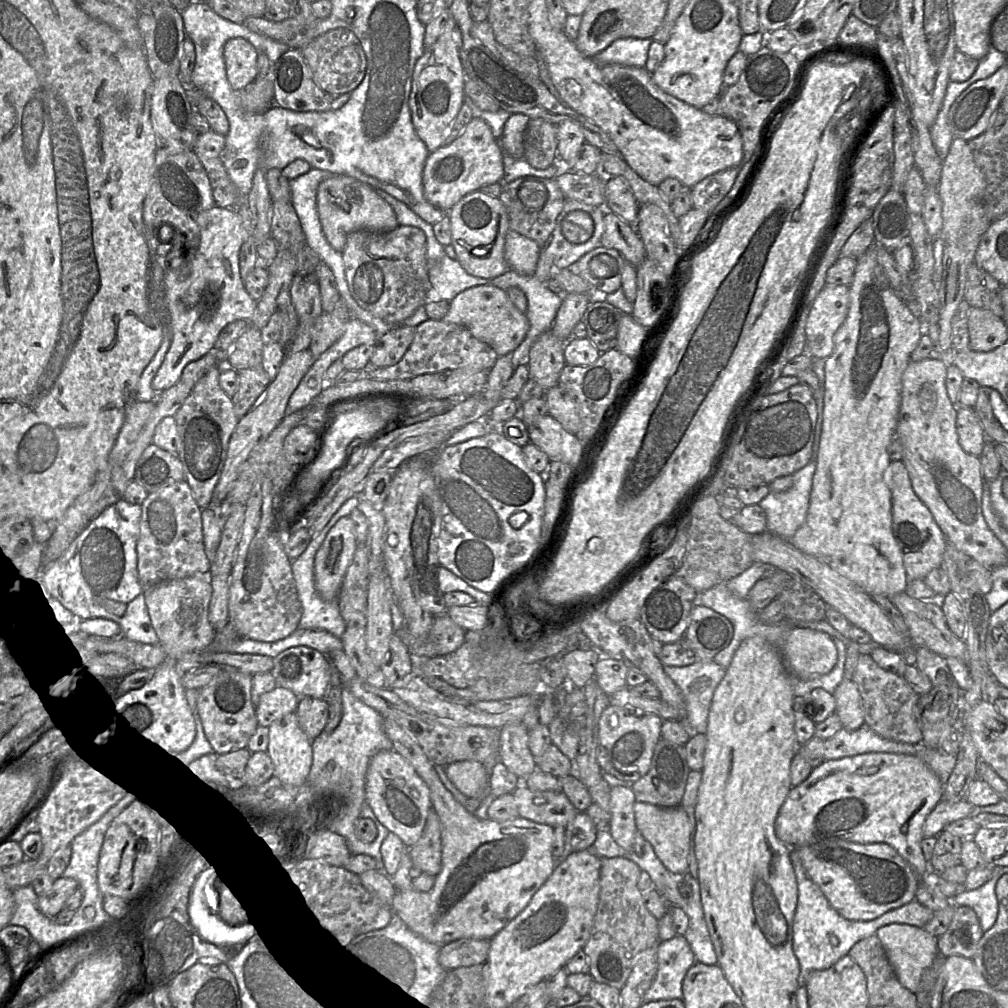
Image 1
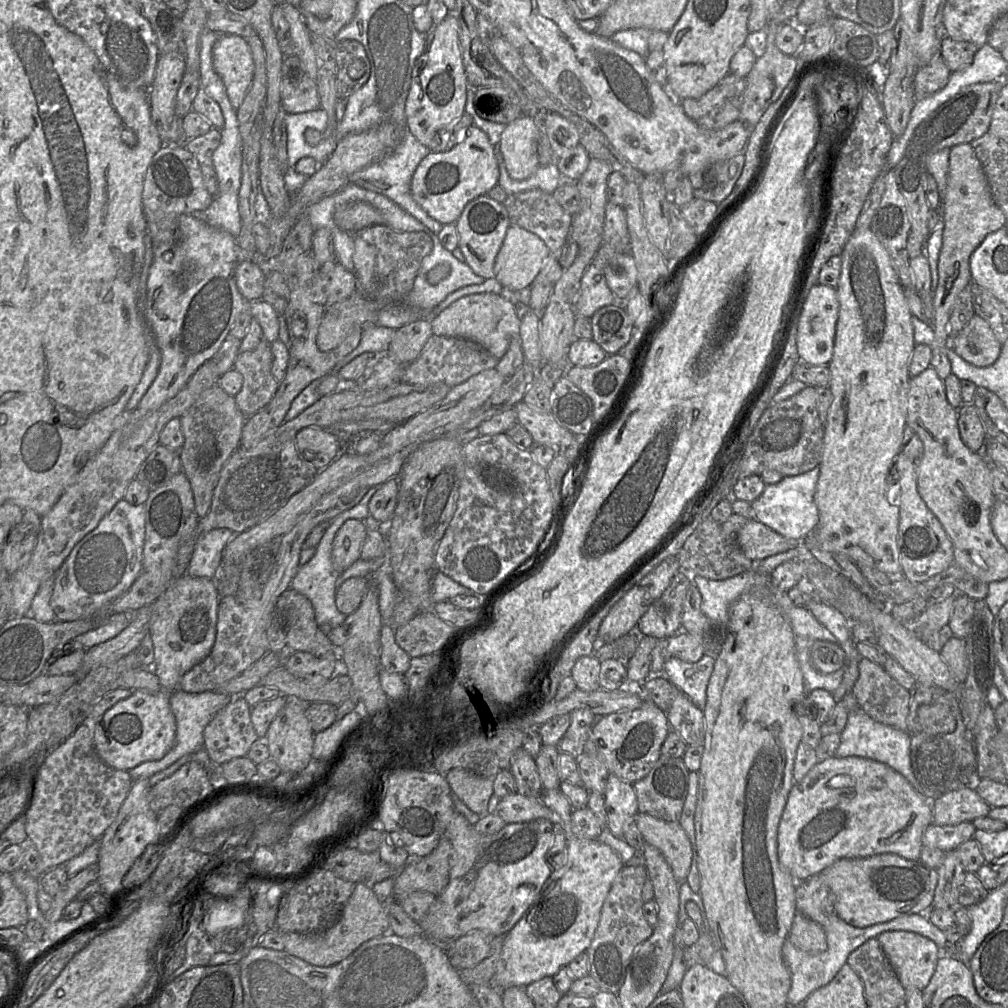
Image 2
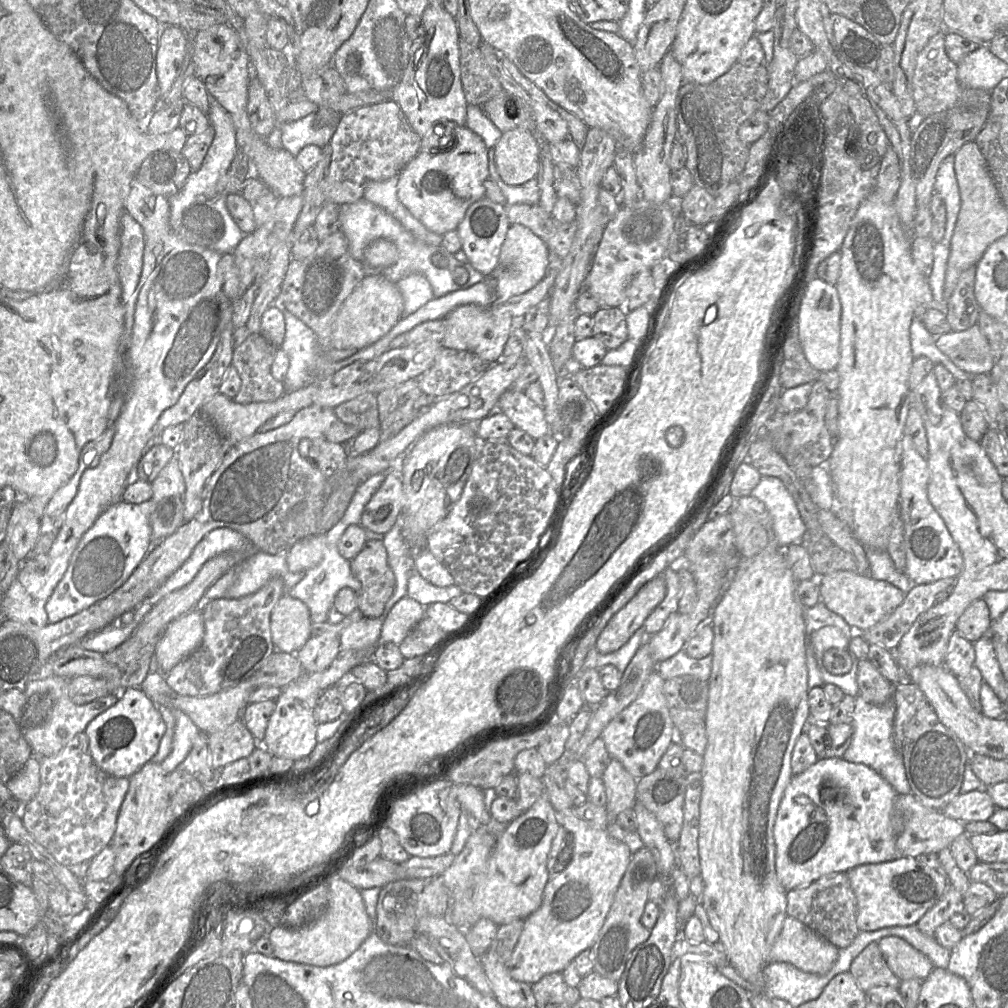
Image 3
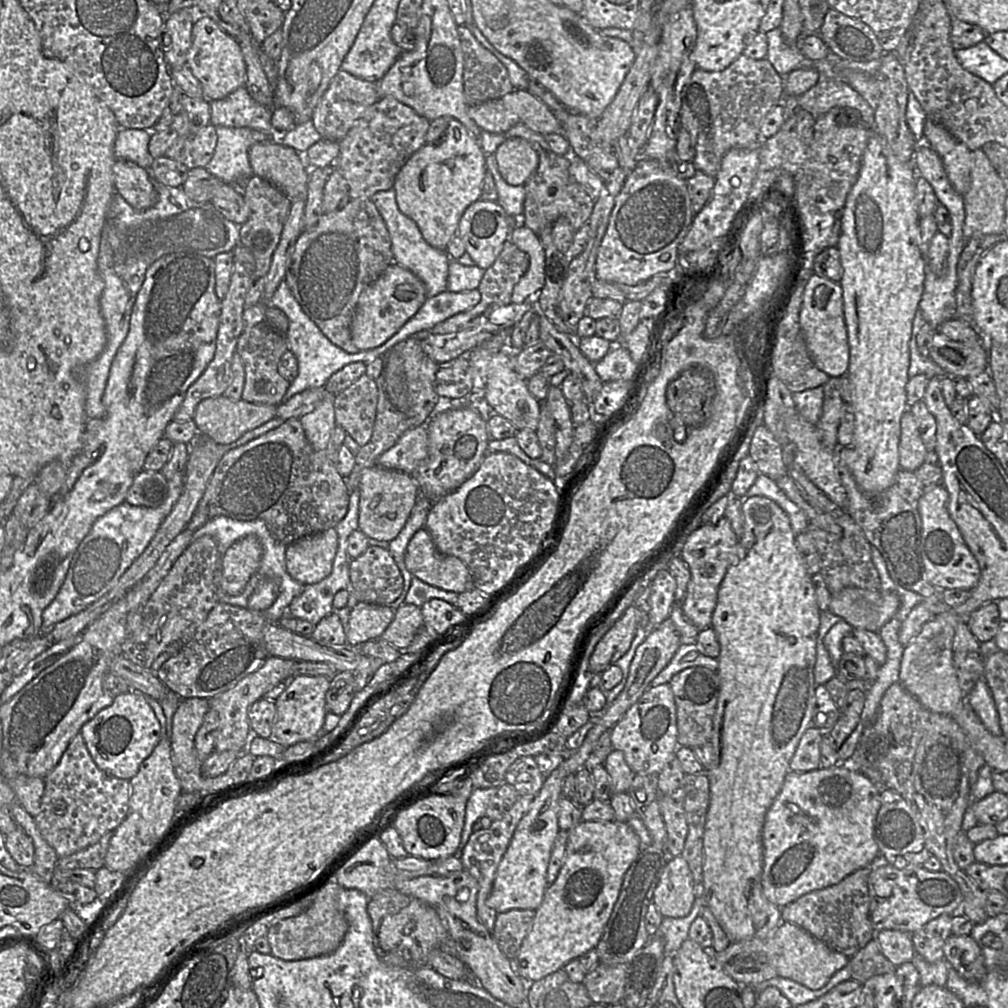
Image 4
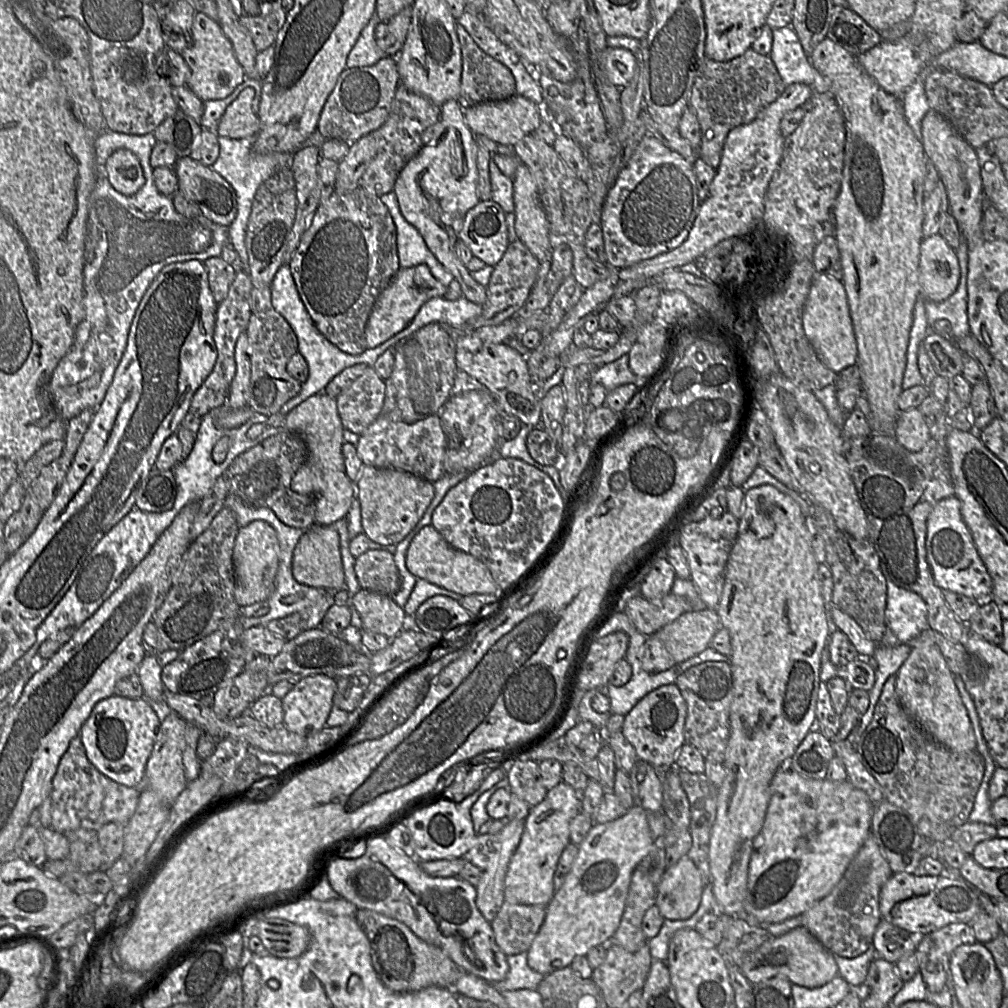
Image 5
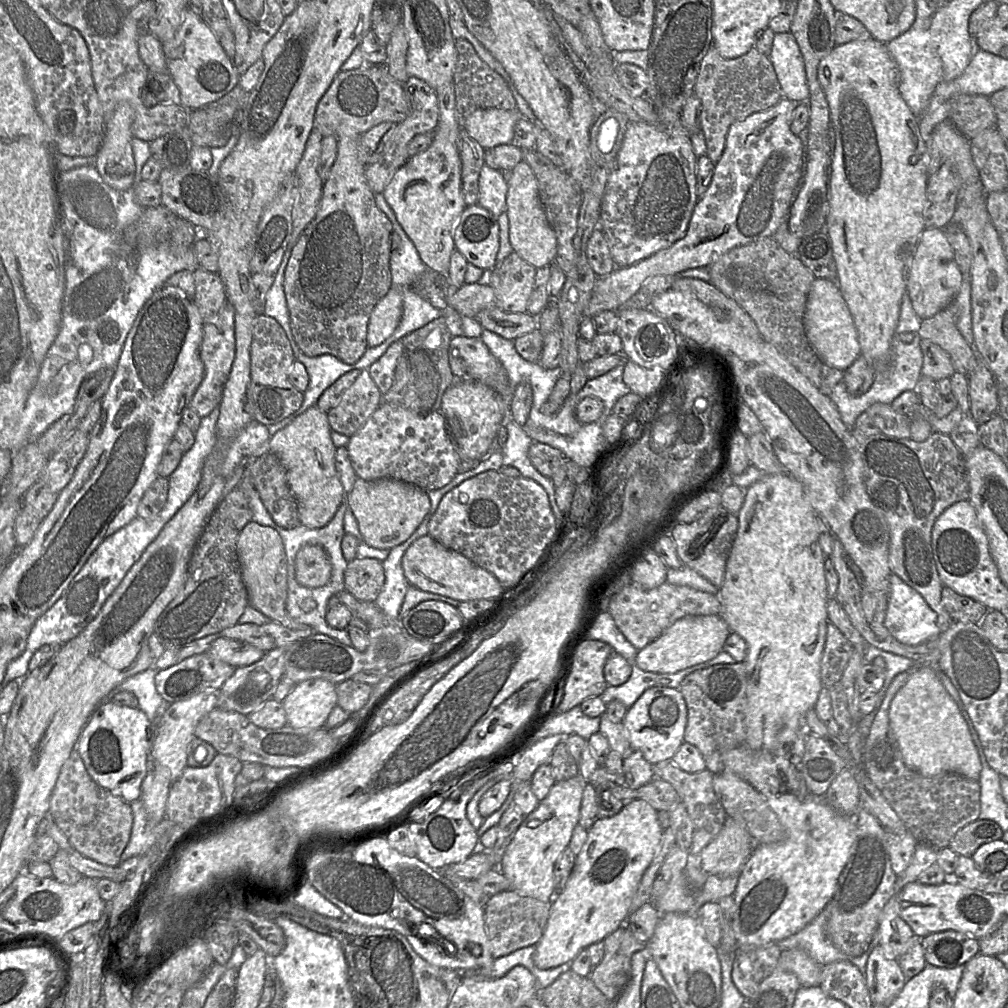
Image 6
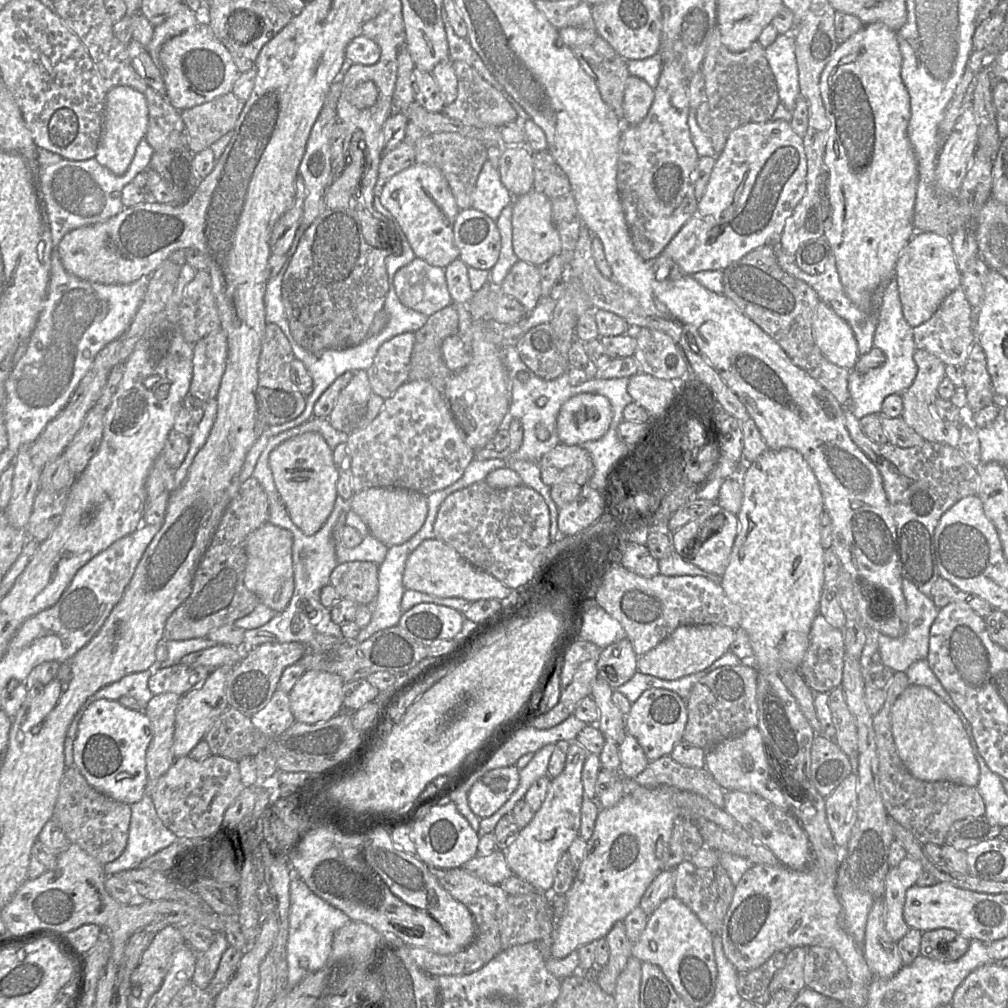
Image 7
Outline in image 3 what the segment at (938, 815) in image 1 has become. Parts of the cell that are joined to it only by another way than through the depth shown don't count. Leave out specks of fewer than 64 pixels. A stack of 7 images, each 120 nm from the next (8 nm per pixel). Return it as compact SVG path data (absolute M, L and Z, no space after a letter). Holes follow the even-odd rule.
M983 790L960 793L941 812L944 816L958 821L988 821L996 809L990 795Z

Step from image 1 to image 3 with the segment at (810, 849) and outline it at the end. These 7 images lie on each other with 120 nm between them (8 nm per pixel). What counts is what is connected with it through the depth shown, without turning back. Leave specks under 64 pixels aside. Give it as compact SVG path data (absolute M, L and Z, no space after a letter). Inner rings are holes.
M914 857L863 864L846 872L857 900L857 926L860 931L876 931L916 923L942 897L948 880L941 870L921 864Z

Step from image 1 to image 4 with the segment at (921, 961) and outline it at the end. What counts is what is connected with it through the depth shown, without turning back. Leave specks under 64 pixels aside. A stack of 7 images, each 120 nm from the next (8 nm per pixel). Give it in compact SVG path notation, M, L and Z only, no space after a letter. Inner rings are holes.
M881 930L875 934L882 955L895 967L912 962L915 948L911 934L895 930Z

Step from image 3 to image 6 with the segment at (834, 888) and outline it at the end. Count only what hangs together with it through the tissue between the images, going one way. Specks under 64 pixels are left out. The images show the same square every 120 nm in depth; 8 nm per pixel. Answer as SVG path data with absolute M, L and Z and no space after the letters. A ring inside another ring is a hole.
M860 806L857 811L856 836L850 856L840 874L832 899L800 931L777 941L777 945L781 951L804 950L819 964L849 961L865 975L867 959L878 945L878 941L872 941L870 945L869 943L877 930L885 904L895 893L897 877L891 868L886 848L885 828L875 816Z

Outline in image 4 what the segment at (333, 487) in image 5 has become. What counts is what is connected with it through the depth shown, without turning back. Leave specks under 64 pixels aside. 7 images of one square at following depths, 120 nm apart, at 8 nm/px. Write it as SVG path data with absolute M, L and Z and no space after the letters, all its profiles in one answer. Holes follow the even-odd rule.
M333 394L325 398L308 414L300 418L305 436L315 451L327 448L331 433L336 426Z

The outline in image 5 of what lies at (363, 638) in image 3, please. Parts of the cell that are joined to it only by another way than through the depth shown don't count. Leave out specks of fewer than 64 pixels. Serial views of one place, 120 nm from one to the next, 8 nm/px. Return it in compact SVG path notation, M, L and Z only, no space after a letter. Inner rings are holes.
M360 589L353 596L352 604L365 631L384 635L391 640L404 627L406 614L389 596Z

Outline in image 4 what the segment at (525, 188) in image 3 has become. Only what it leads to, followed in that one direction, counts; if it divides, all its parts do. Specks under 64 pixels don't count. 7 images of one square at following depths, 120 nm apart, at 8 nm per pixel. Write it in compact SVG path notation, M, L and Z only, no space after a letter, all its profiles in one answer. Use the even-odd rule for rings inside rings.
M494 154L486 155L486 167L490 171L497 189L497 203L509 216L521 218L524 212L525 187L513 186L501 177Z

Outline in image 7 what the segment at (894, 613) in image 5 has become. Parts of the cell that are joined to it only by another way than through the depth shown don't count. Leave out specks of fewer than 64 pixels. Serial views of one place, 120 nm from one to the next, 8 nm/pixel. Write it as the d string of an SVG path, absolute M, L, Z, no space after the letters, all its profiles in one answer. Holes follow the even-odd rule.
M903 579L902 590L907 605L907 626L904 633L897 638L878 635L878 647L881 662L893 672L906 673L908 668L916 661L925 660L929 653L930 630L935 622L939 610L932 598L920 592L914 584Z

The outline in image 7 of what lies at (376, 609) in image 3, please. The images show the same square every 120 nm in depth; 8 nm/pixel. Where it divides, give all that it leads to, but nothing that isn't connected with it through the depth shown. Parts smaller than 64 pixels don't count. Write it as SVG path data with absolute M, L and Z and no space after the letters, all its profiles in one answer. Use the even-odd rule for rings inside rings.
M368 561L339 564L330 575L330 585L340 598L372 606L378 594L379 566Z

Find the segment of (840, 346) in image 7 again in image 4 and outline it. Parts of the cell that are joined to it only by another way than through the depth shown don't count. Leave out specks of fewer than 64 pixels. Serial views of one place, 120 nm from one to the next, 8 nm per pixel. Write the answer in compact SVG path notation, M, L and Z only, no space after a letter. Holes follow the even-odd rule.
M813 273L804 289L800 325L806 347L817 368L830 377L846 376L850 351L840 283Z

